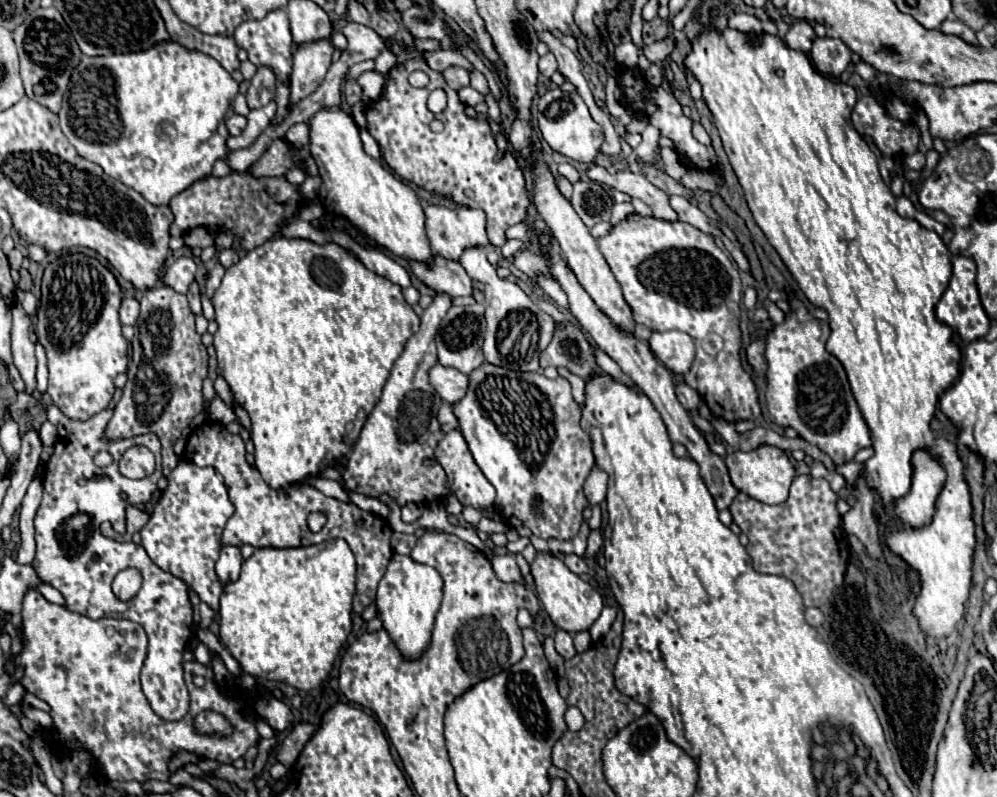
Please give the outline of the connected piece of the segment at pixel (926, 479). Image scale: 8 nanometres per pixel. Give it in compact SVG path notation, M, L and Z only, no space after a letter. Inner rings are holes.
M929 452L913 454L913 484L907 496L895 502L895 516L913 528L931 522L935 512L935 498L945 482L945 470Z

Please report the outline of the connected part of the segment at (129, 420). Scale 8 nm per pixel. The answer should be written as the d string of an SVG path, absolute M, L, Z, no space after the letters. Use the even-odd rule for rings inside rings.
M161 284L145 290L131 348L133 354L127 368L129 380L105 428L105 438L115 442L149 432L157 434L161 440L163 476L167 478L179 464L179 456L173 452L175 440L181 436L183 426L189 426L191 420L203 412L205 404L201 384L207 376L207 350L195 330L195 314L187 298Z

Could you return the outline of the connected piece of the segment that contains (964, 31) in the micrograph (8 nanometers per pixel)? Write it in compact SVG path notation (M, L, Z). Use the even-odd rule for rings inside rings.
M945 20L939 30L941 30L943 34L955 34L955 36L963 38L965 42L969 42L969 44L973 44L973 46L979 44L977 38L975 38L975 32L973 32L967 24L963 24L963 22L959 22L959 20Z

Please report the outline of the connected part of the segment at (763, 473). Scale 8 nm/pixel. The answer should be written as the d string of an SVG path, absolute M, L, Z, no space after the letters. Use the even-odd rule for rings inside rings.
M759 446L757 450L751 450L751 452L737 450L725 456L725 464L729 468L731 482L739 492L745 492L751 498L765 504L783 504L787 500L791 482L795 478L795 468L783 450L773 446Z

